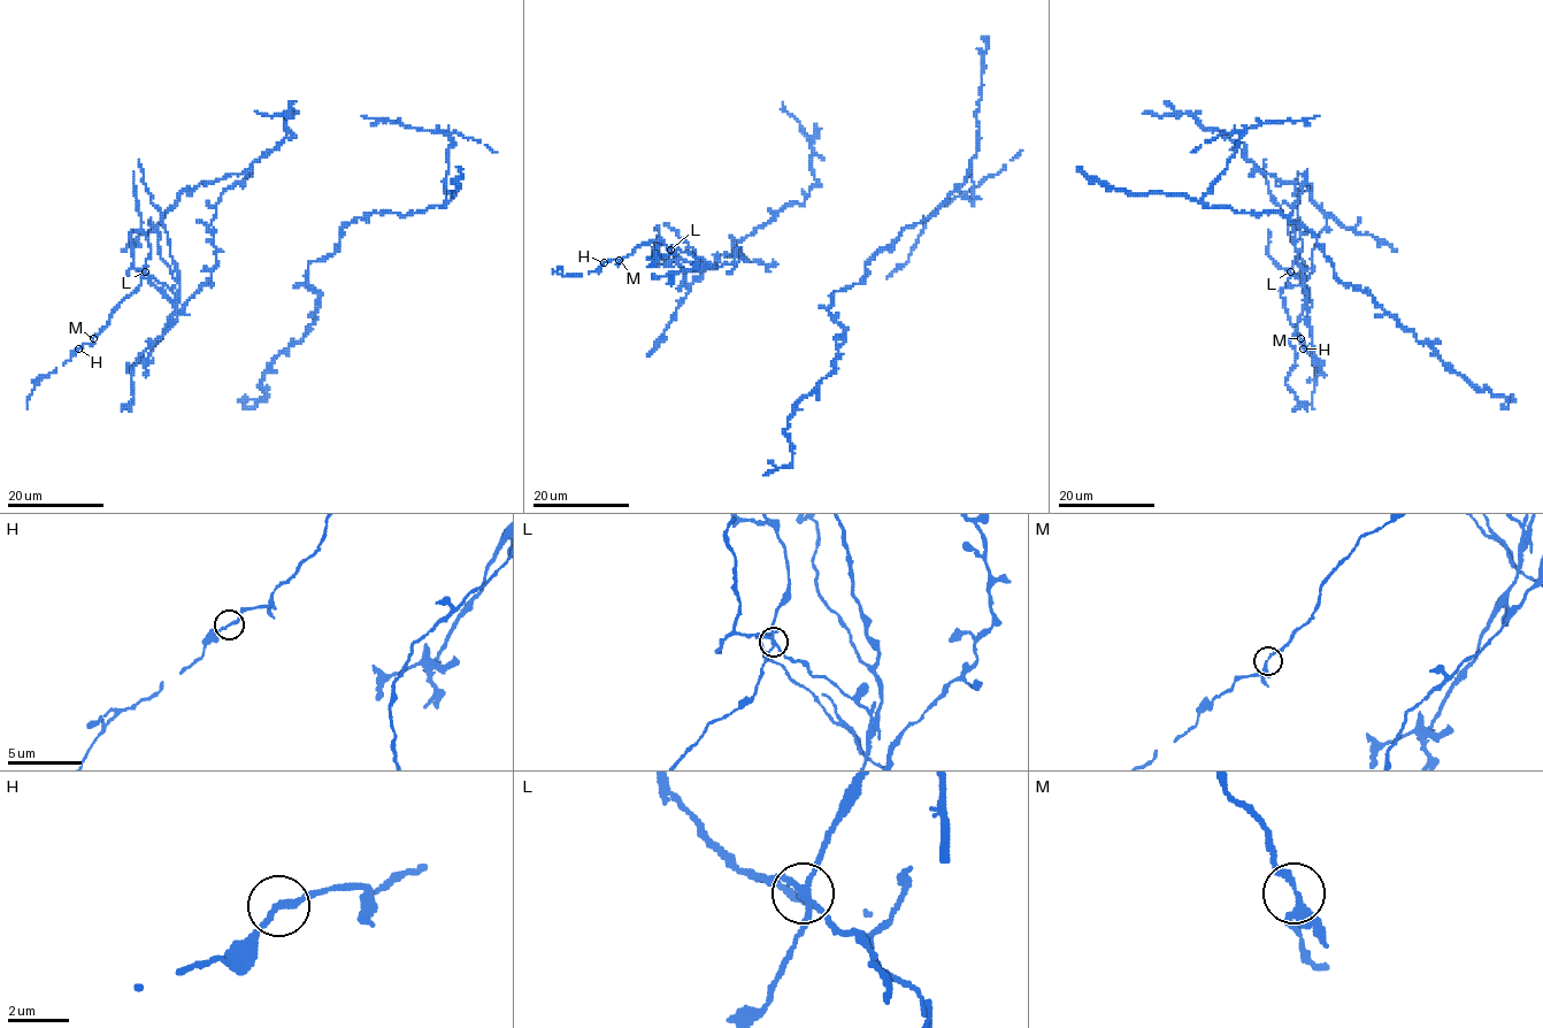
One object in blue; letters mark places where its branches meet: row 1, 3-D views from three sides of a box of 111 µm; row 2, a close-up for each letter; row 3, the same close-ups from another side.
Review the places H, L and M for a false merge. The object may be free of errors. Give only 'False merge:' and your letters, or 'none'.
False merge: L

